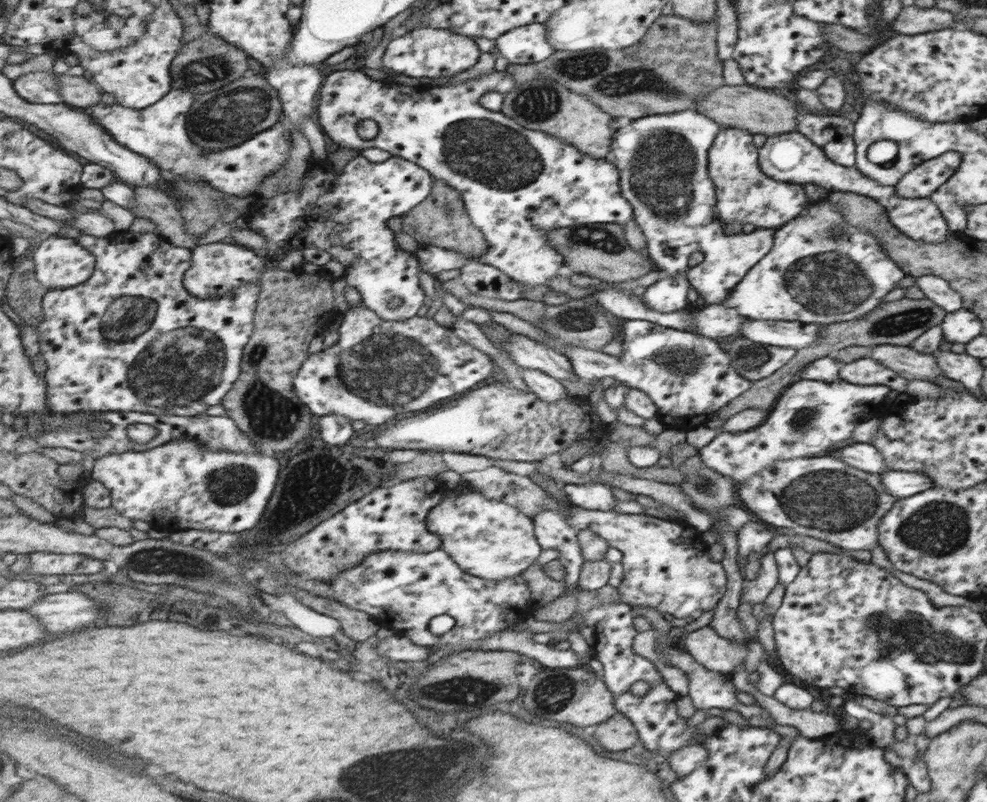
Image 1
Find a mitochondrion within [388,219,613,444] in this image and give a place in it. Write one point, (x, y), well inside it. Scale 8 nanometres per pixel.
(574, 320)

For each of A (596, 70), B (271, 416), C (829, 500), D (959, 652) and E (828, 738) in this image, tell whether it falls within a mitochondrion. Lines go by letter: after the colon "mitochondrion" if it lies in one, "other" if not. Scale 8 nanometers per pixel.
A: mitochondrion
B: mitochondrion
C: mitochondrion
D: mitochondrion
E: other

